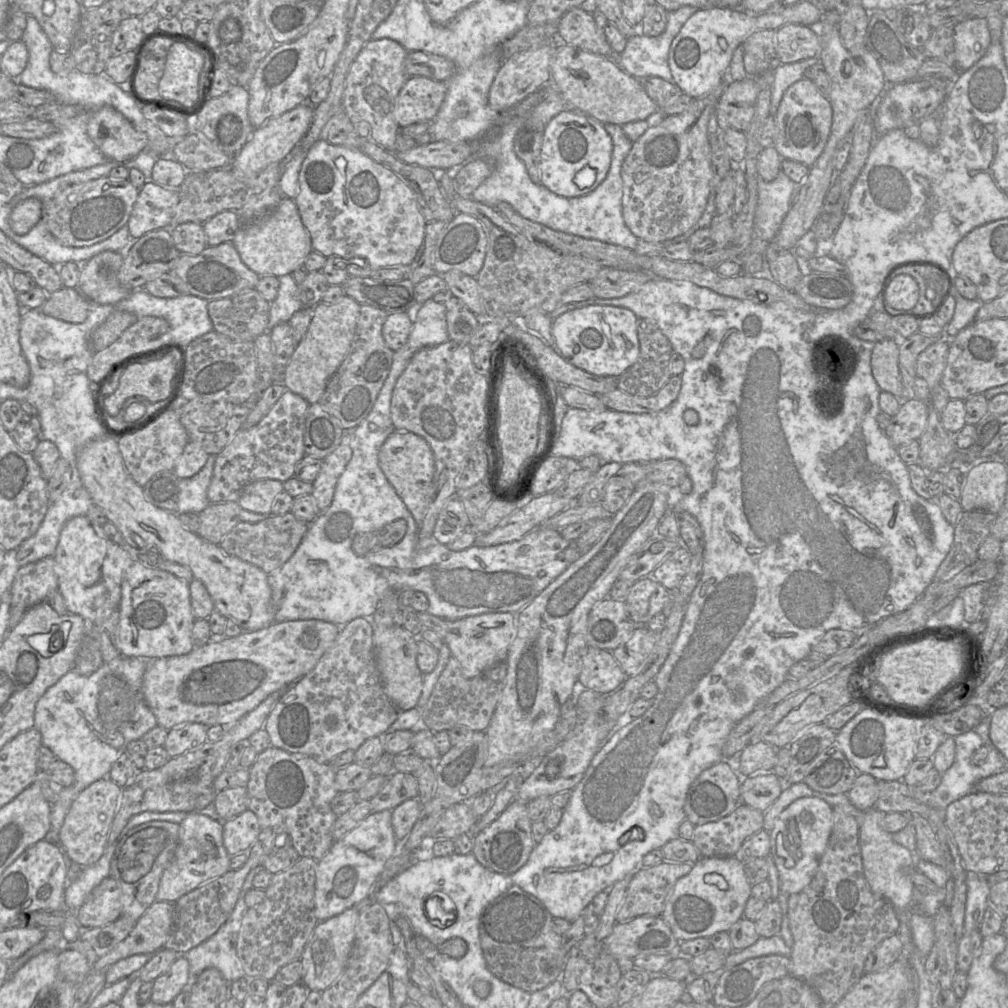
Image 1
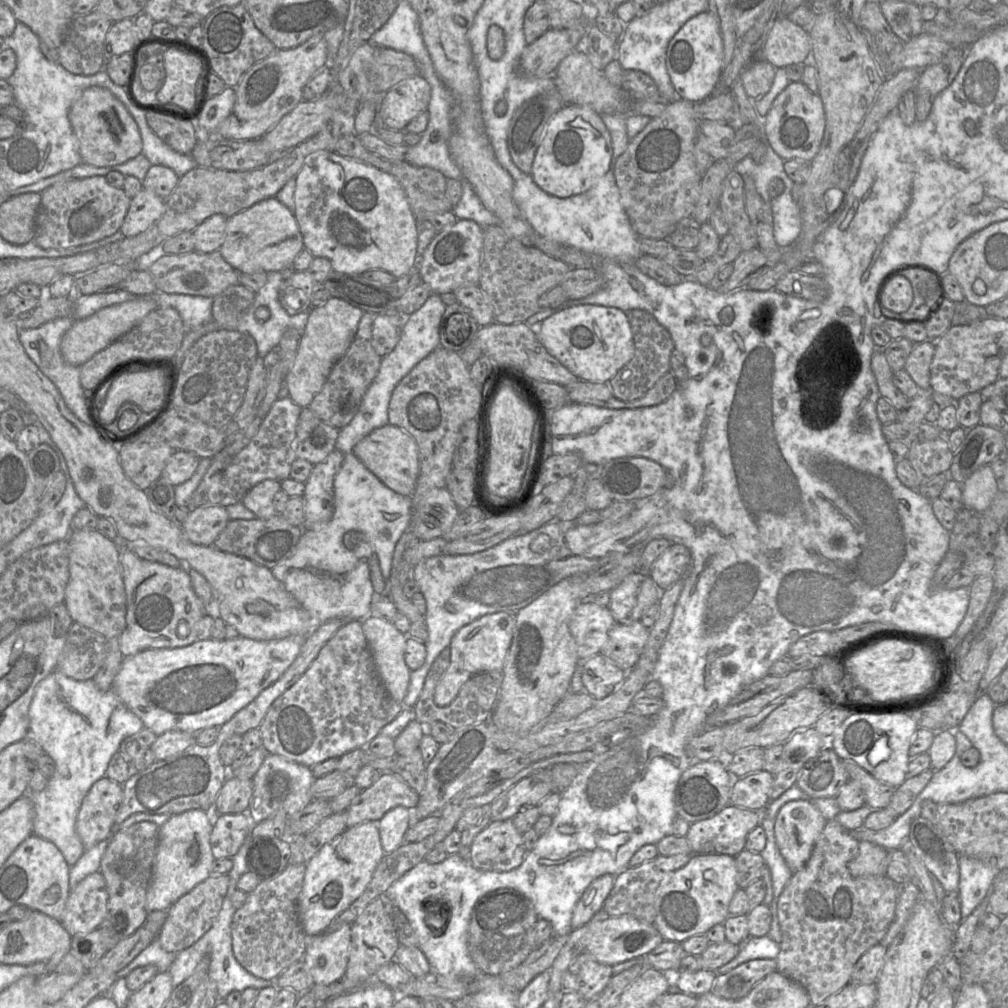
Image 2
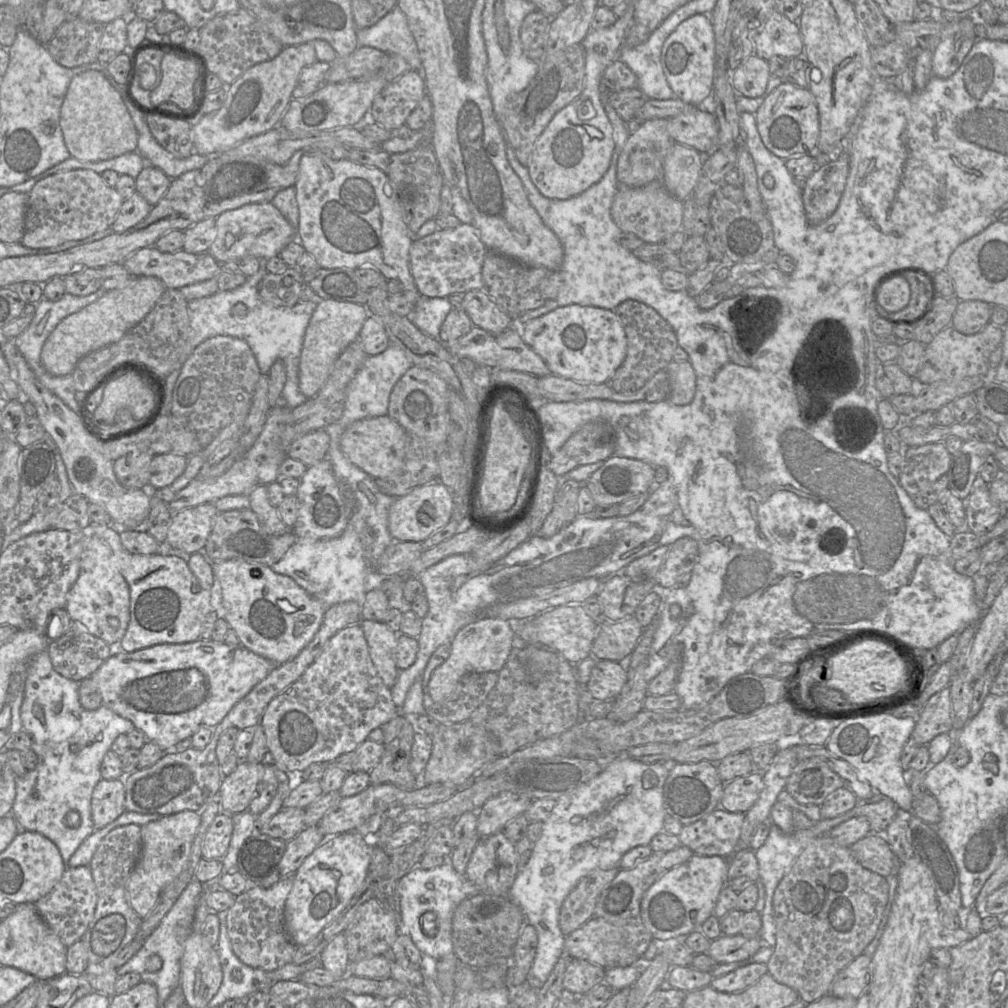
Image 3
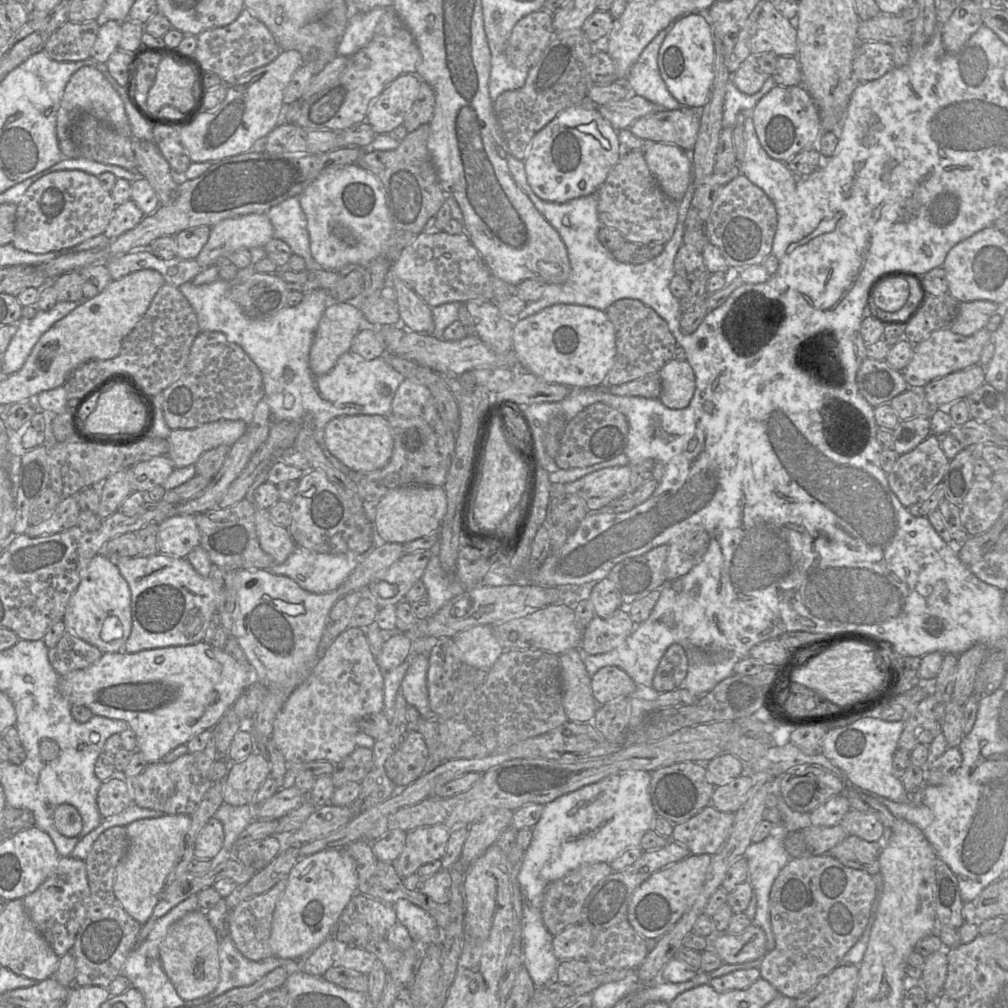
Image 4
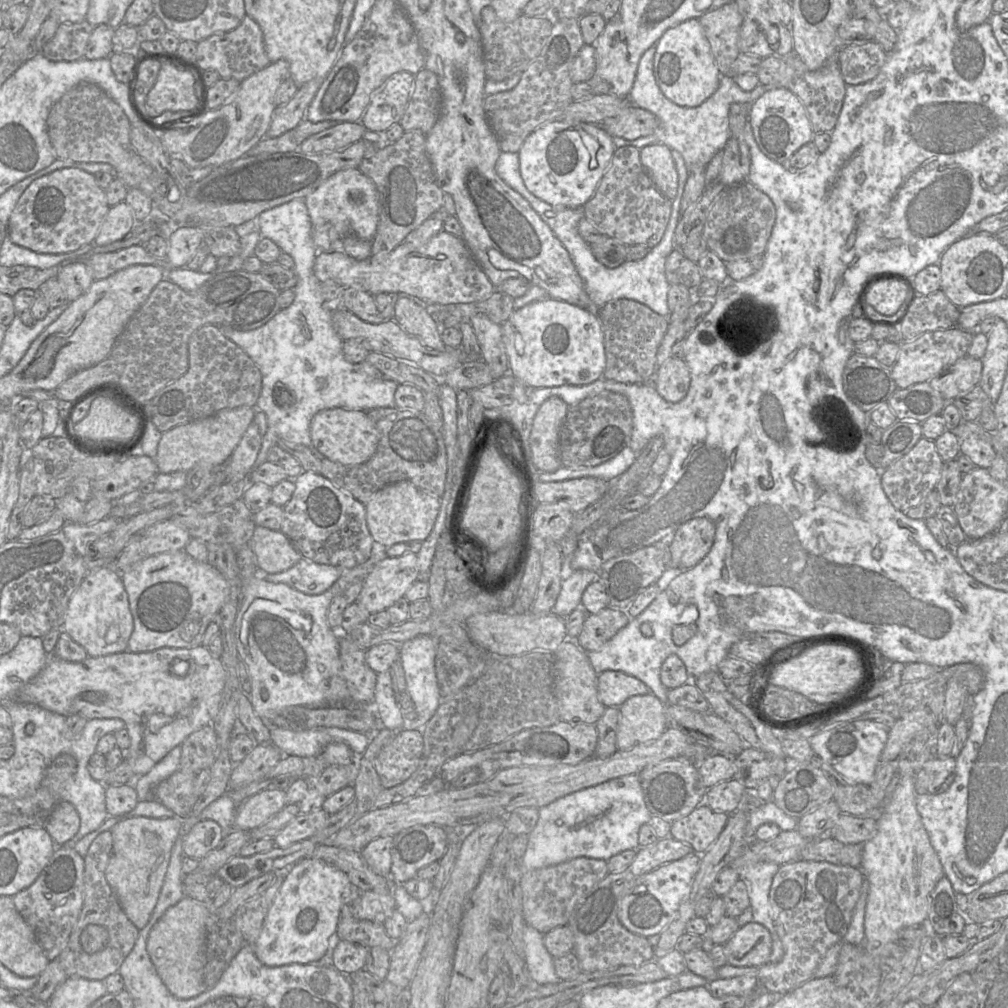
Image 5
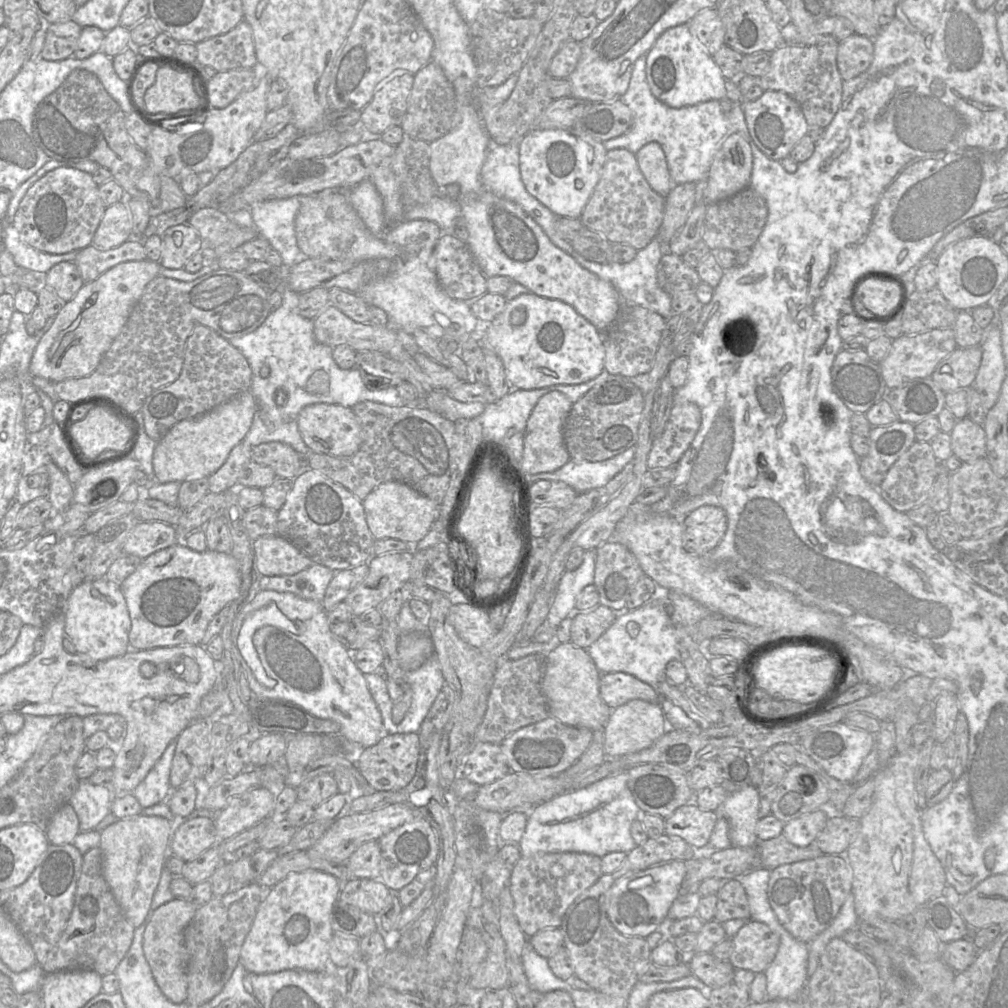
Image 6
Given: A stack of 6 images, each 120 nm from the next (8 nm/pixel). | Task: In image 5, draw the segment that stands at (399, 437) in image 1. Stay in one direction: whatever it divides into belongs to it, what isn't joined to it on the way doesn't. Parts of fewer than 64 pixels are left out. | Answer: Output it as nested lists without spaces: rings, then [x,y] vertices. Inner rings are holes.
[[[331,408],[319,411],[310,423],[313,446],[326,458],[346,466],[367,462],[376,452],[379,433],[365,411]]]

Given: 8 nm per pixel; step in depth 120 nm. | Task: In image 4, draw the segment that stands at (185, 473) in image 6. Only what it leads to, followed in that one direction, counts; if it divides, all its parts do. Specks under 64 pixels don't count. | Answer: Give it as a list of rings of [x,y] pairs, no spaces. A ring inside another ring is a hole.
[[[218,420],[193,429],[171,430],[168,457],[176,468],[195,465],[205,452],[221,445],[232,447],[247,431],[243,420]]]

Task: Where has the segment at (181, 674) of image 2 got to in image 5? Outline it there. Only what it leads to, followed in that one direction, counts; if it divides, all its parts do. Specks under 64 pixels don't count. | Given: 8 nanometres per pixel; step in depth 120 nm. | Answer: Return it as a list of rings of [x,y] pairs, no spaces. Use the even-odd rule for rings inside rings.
[[[162,647],[153,651],[133,653],[129,650],[98,657],[87,657],[82,662],[68,662],[50,656],[43,670],[19,692],[19,700],[35,704],[65,717],[78,714],[86,719],[118,718],[125,722],[131,744],[126,759],[136,778],[148,773],[174,747],[200,728],[211,725],[215,718],[224,689],[226,672],[219,658],[212,656],[208,647]],[[174,659],[193,660],[195,670],[185,676],[170,672]]]

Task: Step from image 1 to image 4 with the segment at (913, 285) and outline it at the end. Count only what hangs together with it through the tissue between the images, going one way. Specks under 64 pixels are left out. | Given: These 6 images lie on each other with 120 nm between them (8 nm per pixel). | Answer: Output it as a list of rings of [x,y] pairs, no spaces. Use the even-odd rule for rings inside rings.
[[[895,277],[873,285],[871,299],[876,307],[886,312],[896,312],[909,297],[909,284],[906,279]]]

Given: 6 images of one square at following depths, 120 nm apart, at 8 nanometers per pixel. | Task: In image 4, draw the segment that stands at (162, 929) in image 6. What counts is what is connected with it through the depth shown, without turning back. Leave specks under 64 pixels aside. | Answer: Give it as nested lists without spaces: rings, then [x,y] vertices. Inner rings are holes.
[[[206,911],[188,912],[170,926],[160,944],[159,954],[162,968],[179,997],[194,1000],[207,996],[220,980],[218,934],[211,926]]]

